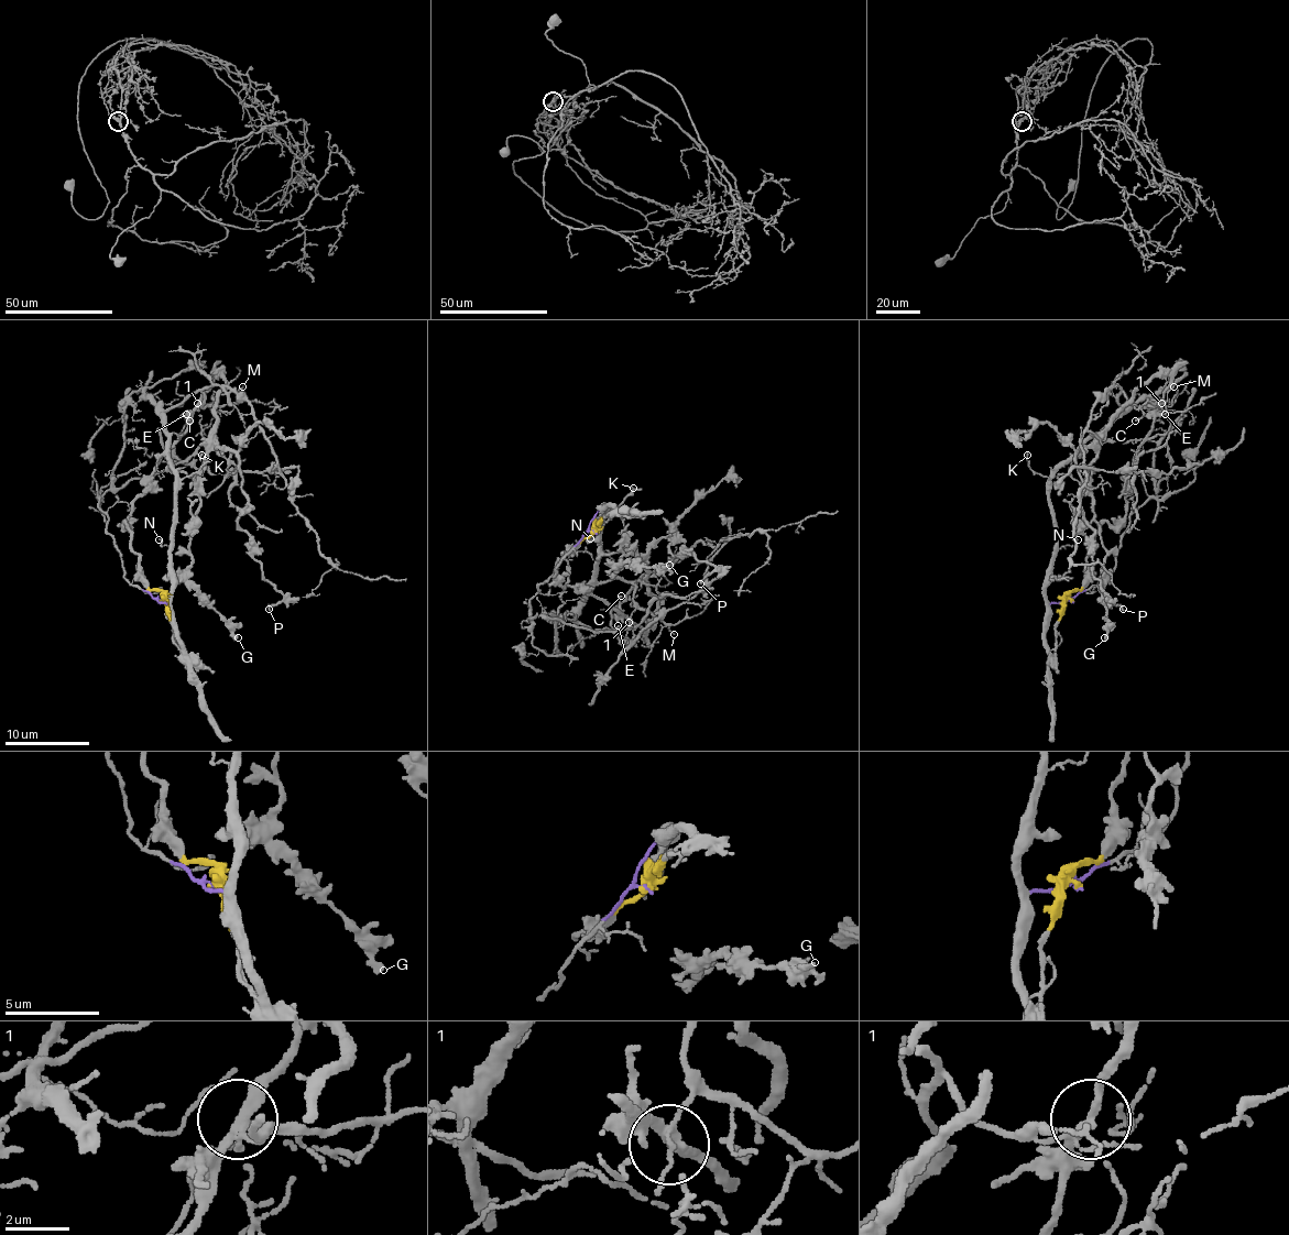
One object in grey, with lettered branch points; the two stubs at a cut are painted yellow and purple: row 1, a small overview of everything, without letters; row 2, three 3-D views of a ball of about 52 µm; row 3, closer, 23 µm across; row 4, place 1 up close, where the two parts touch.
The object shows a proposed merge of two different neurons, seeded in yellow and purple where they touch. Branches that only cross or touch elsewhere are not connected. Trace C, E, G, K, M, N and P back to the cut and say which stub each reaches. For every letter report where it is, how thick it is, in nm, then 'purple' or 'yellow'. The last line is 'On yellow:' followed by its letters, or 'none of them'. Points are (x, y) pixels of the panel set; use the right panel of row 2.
C: (1135, 421) | 190 nm | yellow
E: (1165, 414) | 150 nm | yellow
G: (1104, 637) | 300 nm | yellow
K: (1027, 455) | 130 nm | purple
M: (1173, 386) | 110 nm | purple
N: (1078, 539) | 120 nm | purple
P: (1123, 609) | 180 nm | yellow
On yellow: C, E, G, P

